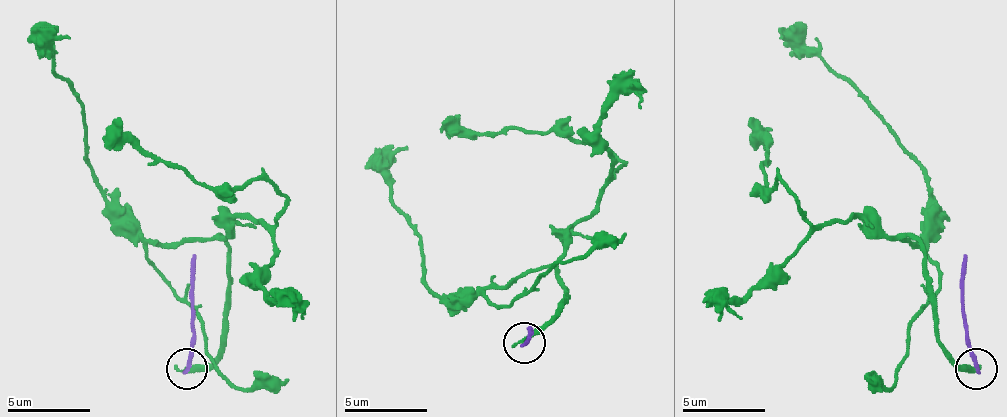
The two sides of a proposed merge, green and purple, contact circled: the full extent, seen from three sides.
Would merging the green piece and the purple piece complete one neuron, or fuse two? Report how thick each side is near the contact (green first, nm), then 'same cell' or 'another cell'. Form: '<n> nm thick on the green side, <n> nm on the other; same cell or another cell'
360 nm thick on the green side, 280 nm on the other; another cell

